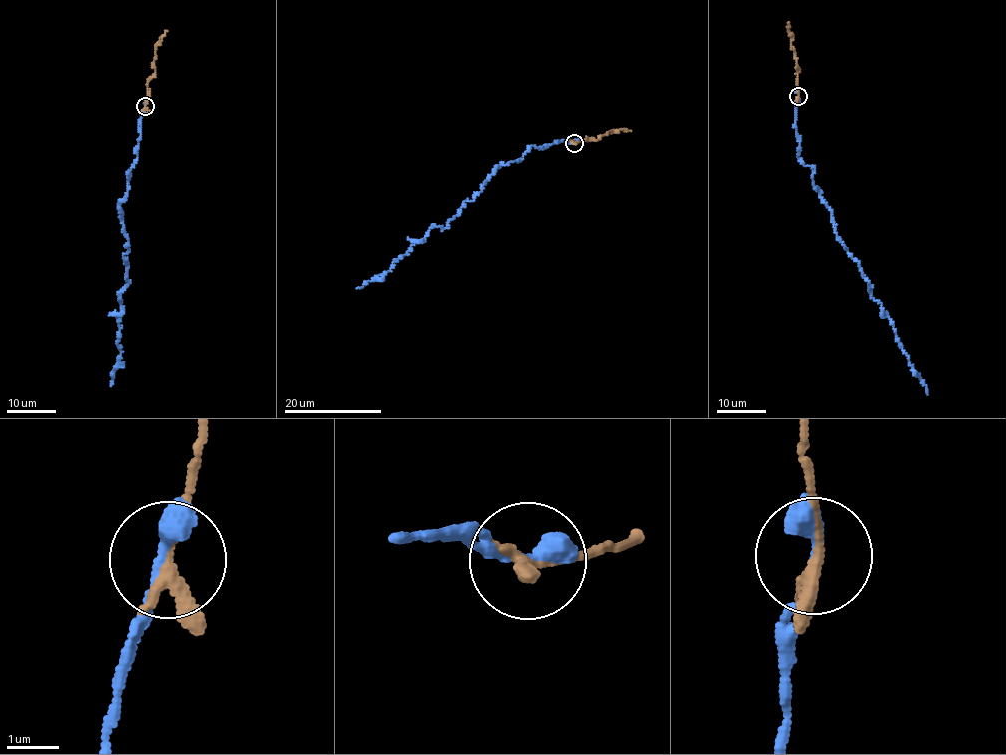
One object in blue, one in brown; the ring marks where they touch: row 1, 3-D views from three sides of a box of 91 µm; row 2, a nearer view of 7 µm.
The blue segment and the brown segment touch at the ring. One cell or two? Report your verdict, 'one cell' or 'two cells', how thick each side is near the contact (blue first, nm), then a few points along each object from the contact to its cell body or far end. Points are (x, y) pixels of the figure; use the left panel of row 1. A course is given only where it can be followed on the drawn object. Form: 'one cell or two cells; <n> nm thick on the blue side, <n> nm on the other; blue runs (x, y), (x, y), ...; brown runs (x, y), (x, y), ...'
one cell; 240 nm thick on the blue side, 220 nm on the other; blue runs (145, 105), (137, 161), (120, 203), (128, 240), (124, 255), (129, 282), (119, 297), (121, 356), (110, 387); brown runs (146, 106), (149, 79), (154, 74), (155, 47), (167, 31)

